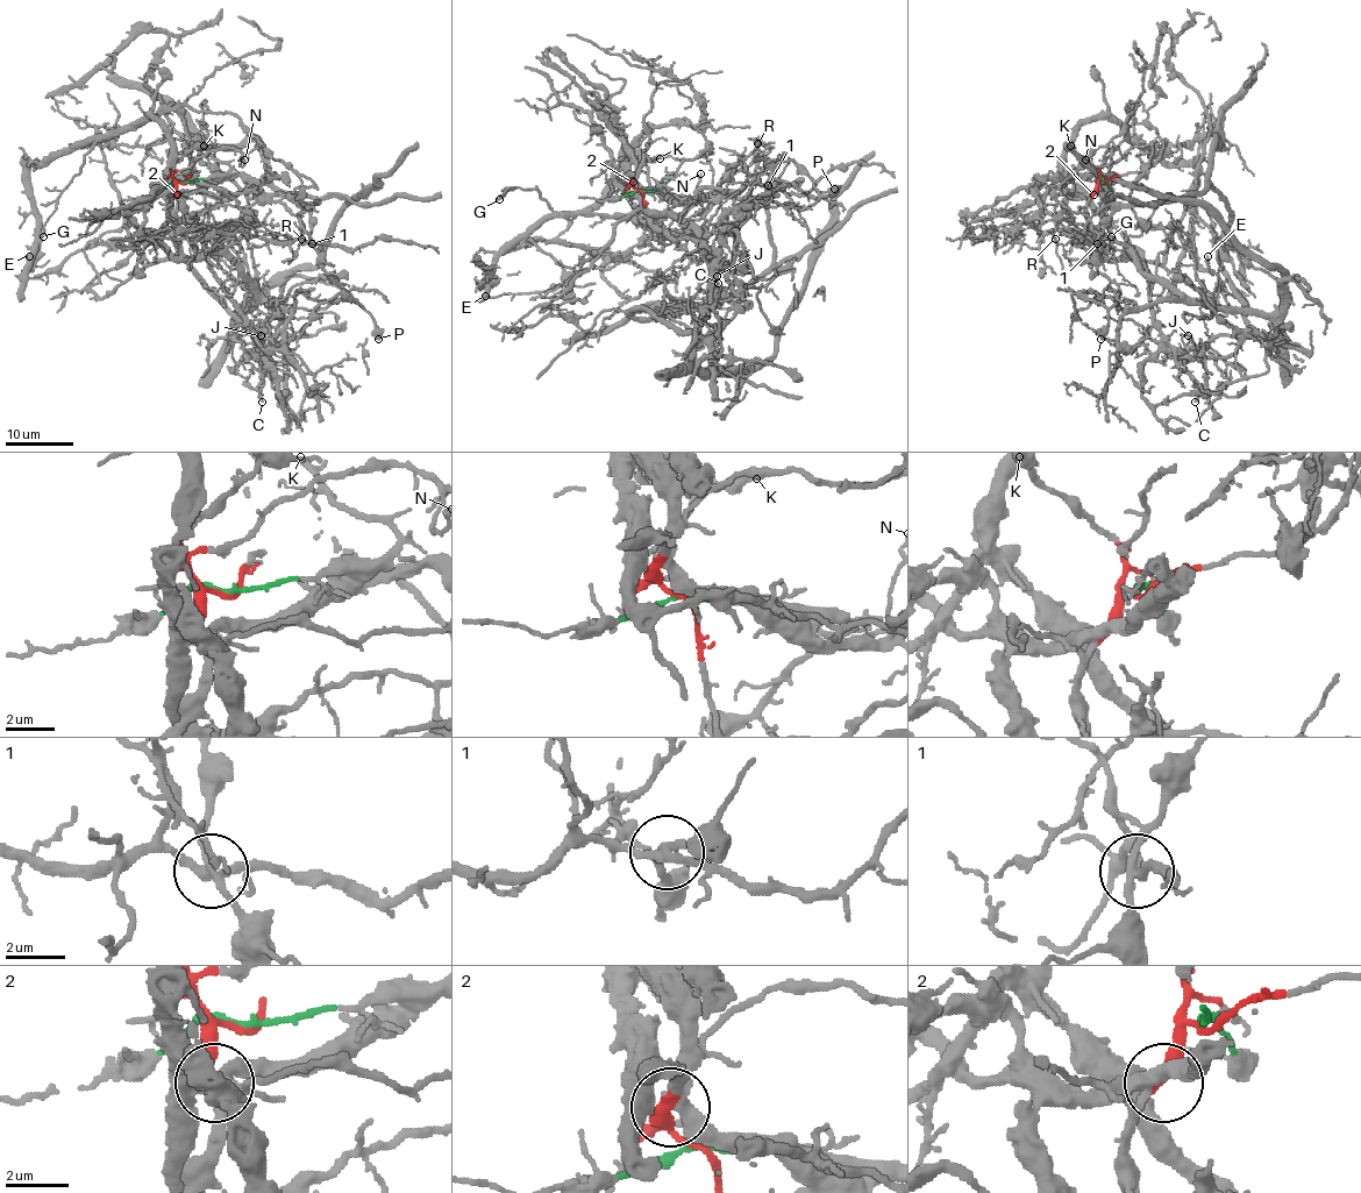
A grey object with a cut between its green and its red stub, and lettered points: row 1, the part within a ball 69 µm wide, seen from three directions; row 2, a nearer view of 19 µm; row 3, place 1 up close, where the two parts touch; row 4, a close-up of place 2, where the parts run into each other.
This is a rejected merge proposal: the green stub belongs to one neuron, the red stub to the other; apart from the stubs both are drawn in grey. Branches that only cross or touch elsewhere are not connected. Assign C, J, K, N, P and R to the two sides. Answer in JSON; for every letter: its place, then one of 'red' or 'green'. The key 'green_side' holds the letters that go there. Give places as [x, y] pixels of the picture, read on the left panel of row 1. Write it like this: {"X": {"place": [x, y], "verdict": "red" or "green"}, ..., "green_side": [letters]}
{"C": {"place": [262, 402], "verdict": "green"}, "J": {"place": [261, 335], "verdict": "green"}, "K": {"place": [204, 146], "verdict": "red"}, "N": {"place": [244, 160], "verdict": "red"}, "P": {"place": [378, 339], "verdict": "green"}, "R": {"place": [301, 239], "verdict": "red"}, "green_side": ["C", "J", "P"]}

